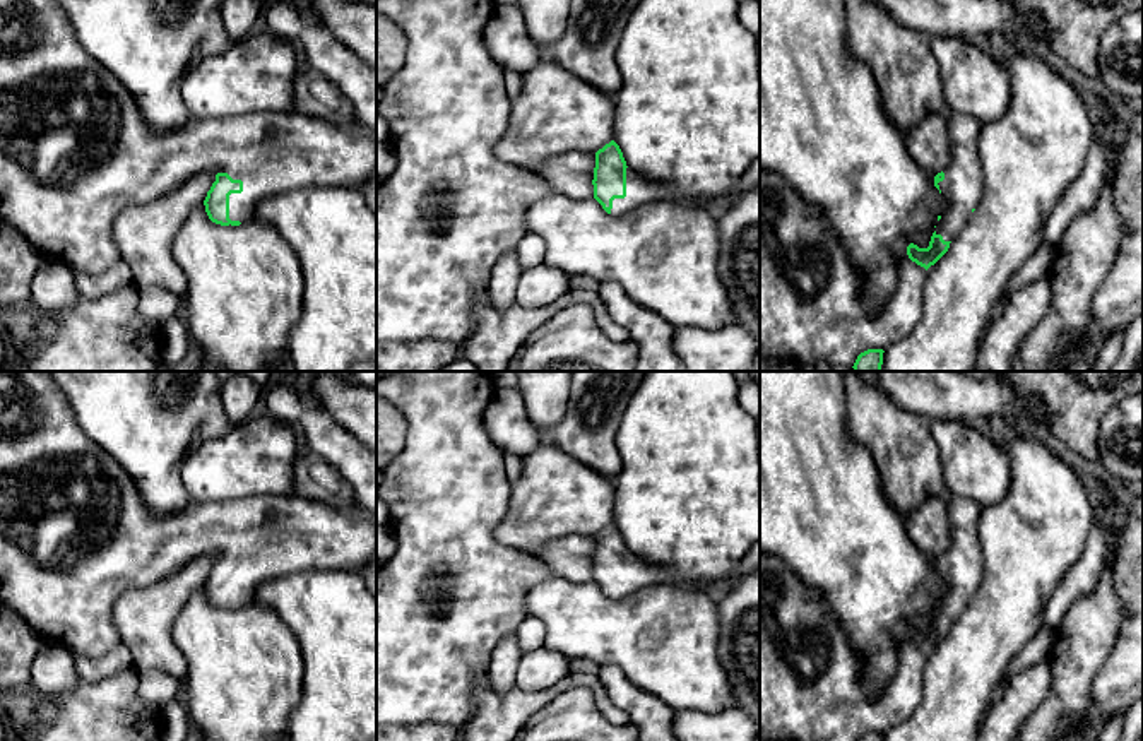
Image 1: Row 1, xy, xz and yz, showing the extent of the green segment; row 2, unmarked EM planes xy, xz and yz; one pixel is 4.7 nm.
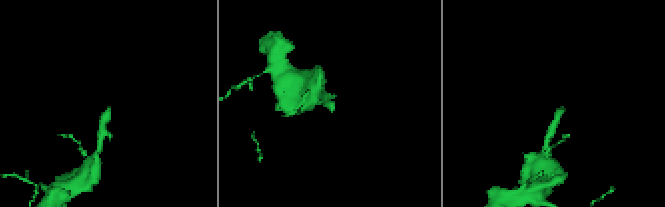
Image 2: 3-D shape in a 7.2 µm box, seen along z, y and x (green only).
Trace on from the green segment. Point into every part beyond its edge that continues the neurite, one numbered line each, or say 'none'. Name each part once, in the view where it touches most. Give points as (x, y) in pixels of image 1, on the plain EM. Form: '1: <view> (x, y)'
1: xy (74, 533)

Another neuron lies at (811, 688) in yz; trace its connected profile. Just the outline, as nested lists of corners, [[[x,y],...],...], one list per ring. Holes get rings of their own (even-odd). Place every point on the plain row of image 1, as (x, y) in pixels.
[[[760,551],[760,741],[857,741],[868,732],[888,732],[903,724],[922,698],[926,652],[903,642],[895,674],[878,697],[864,691],[862,662],[823,594],[808,587],[775,554]]]

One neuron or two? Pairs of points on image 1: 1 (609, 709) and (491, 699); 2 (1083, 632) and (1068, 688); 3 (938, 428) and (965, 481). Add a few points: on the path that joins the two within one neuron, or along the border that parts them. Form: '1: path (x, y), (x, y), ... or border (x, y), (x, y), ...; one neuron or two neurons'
1: path (584, 681), (568, 681), (539, 700), (522, 702); one neuron
2: path (1082, 646), (1073, 663), (1073, 675); one neuron
3: path (952, 442), (965, 456), (965, 468); one neuron

